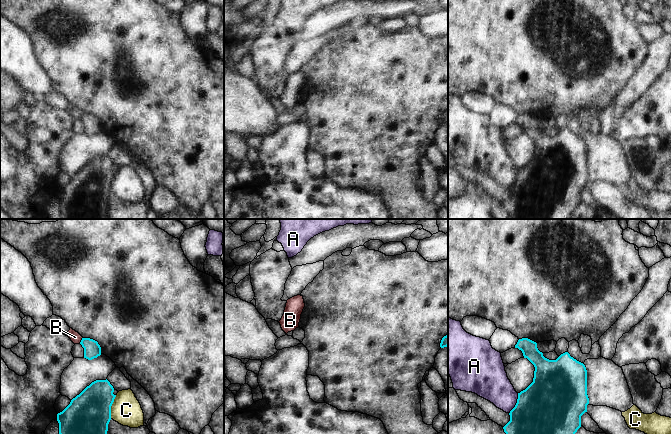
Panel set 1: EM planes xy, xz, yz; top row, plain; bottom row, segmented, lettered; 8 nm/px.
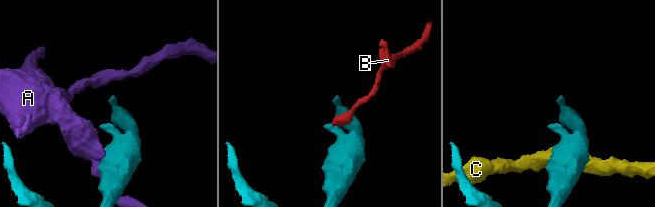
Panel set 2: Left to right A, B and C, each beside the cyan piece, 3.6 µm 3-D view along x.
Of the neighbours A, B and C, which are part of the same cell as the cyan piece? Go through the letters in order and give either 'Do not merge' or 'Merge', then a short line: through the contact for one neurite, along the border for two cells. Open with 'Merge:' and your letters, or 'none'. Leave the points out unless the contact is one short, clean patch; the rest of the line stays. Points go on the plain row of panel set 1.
Merge: none
A: Do not merge. Line: yz (518, 169), (516, 180), (509, 189)
B: Do not merge. Line: xy (82, 113), (79, 118)
C: Do not merge

